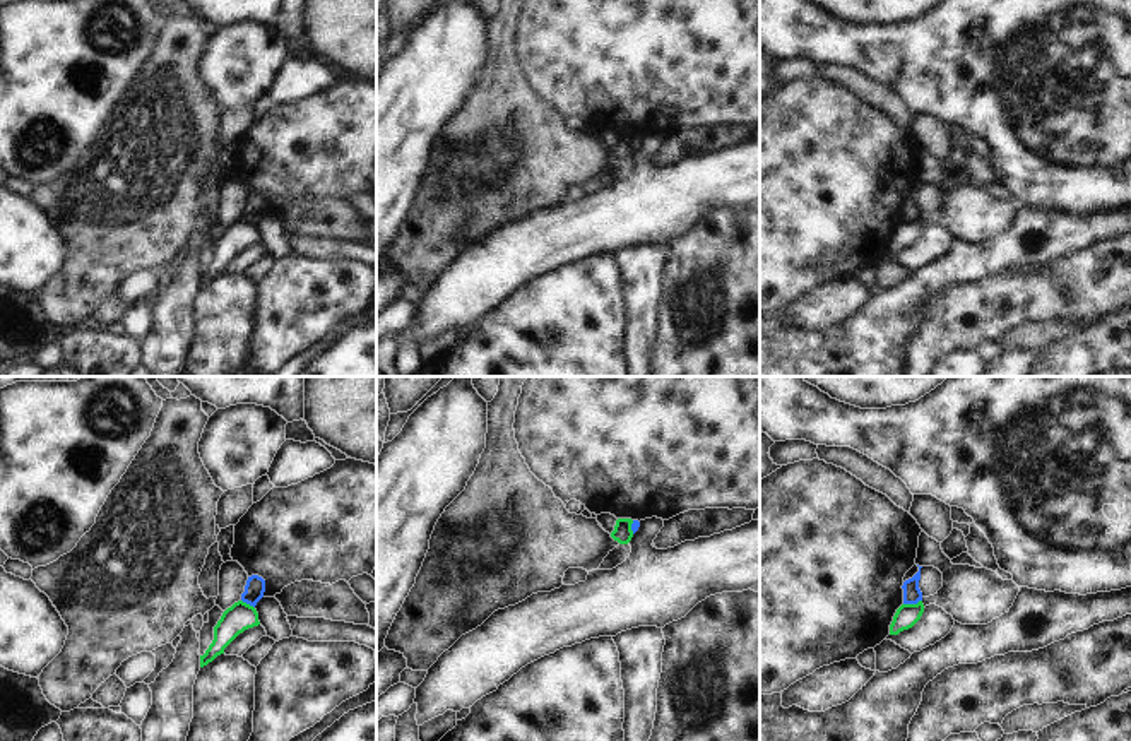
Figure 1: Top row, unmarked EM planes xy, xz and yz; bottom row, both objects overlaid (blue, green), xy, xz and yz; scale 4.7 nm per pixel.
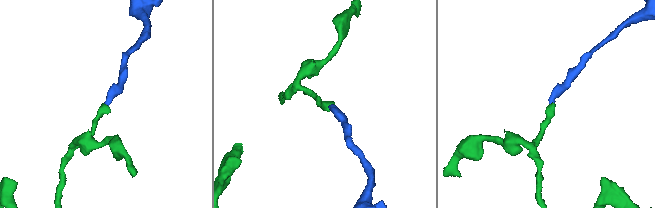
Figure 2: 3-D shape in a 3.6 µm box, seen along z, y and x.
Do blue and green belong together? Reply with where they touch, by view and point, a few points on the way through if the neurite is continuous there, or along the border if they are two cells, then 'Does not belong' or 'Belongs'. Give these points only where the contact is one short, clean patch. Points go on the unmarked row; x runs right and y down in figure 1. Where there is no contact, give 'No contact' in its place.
Touches blue at yz (912, 219). Boundary: yz (921, 216), (904, 221). Does not belong

